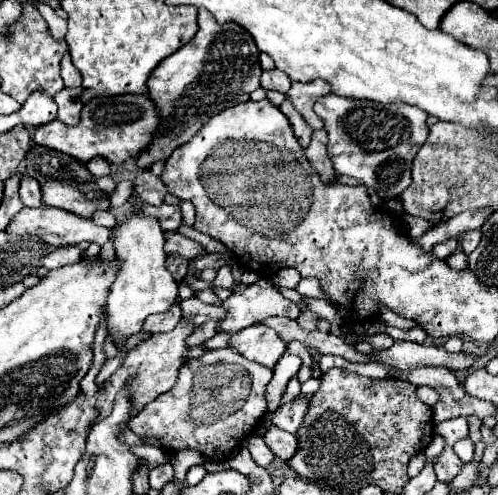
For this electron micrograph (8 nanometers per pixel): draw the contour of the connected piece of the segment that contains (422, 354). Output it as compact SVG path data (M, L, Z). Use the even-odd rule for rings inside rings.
M396 341L390 349L374 351L372 357L400 371L412 371L420 367L448 367L458 371L472 367L472 363L476 361L466 353L448 353L444 347L418 345L406 341Z

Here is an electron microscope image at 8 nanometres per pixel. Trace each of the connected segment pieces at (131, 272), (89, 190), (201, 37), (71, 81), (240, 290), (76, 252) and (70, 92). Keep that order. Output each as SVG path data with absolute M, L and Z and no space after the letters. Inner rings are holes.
M136 211L126 215L122 223L116 225L116 257L122 261L122 267L116 275L108 297L108 335L114 343L124 343L130 335L142 329L142 323L152 313L166 313L170 305L176 303L178 283L166 269L166 251L164 251L164 231L158 221L152 217L140 217Z
M38 145L30 147L26 153L26 173L40 183L40 189L44 195L44 205L60 207L78 217L86 217L86 219L90 219L98 207L102 207L102 205L108 207L110 191L114 191L114 187L116 187L116 183L110 175L94 177L76 159L72 159L60 151L54 151L48 147L38 147Z
M198 9L198 27L200 31L190 43L166 57L154 73L150 73L148 97L158 109L160 127L136 159L136 167L140 169L150 169L156 161L166 161L172 151L188 143L210 117L250 101L250 93L260 87L260 51L248 31L236 23L216 23L214 15L206 9Z
M68 53L62 59L62 79L64 79L66 87L80 87L80 83L82 83L80 71L72 65L72 59Z
M260 279L254 285L236 283L230 297L222 301L226 315L218 321L218 333L238 333L254 323L260 323L268 317L290 317L298 319L300 307L290 299L282 297L274 285L266 279Z
M60 247L52 253L48 253L44 259L42 259L42 265L46 269L56 269L56 267L64 267L64 265L72 265L74 261L78 261L82 257L82 251L80 247Z
M62 89L54 95L54 103L58 105L58 119L66 125L78 125L80 123L80 91L78 89Z

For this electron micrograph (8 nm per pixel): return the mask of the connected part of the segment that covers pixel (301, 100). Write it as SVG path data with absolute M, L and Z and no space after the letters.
M314 79L310 83L298 83L298 81L292 81L292 87L288 91L288 99L292 101L294 109L298 109L298 113L306 119L306 123L312 127L312 129L322 129L324 123L320 121L320 117L312 111L314 103L318 97L322 95L328 95L332 89L326 81L322 79Z

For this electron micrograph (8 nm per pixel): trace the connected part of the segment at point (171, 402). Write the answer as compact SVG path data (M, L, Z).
M230 347L208 351L198 359L186 361L174 389L146 405L146 409L130 421L130 429L140 439L158 439L164 451L194 449L210 461L226 461L230 459L230 453L240 447L244 435L252 433L256 423L264 417L264 391L270 379L272 369L244 359Z

